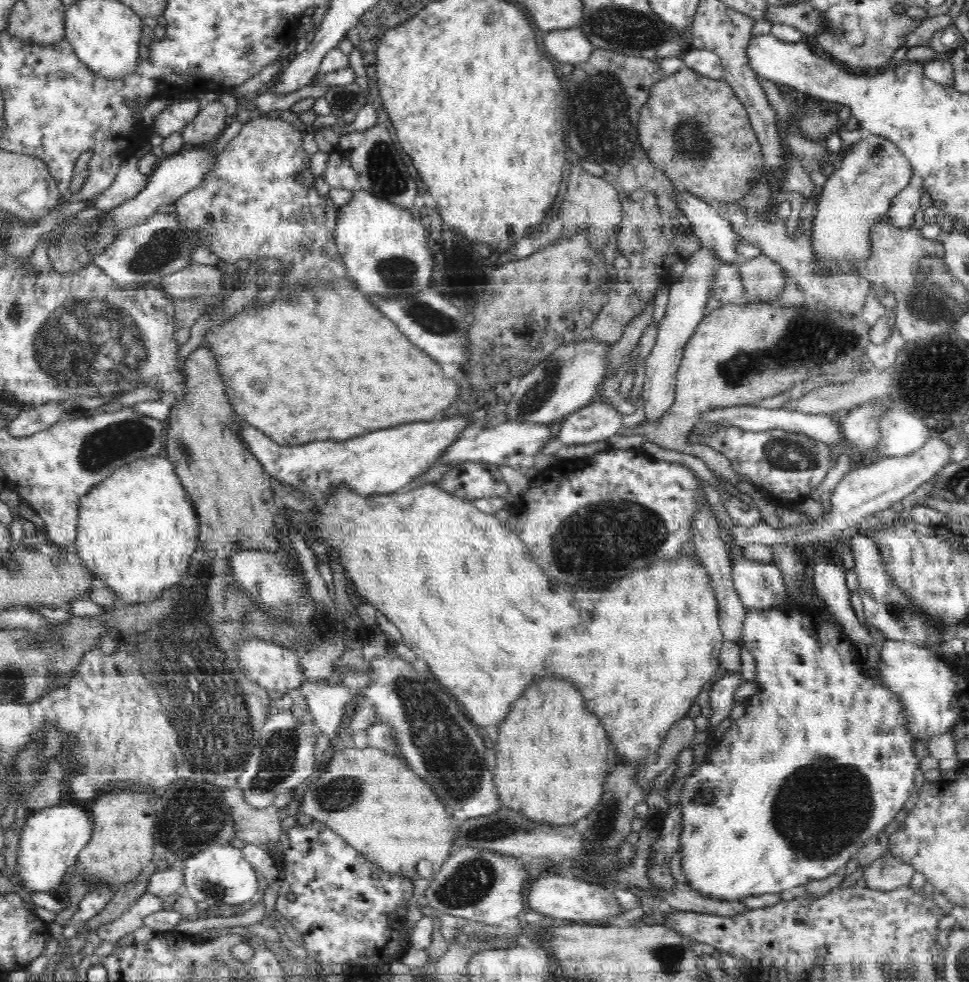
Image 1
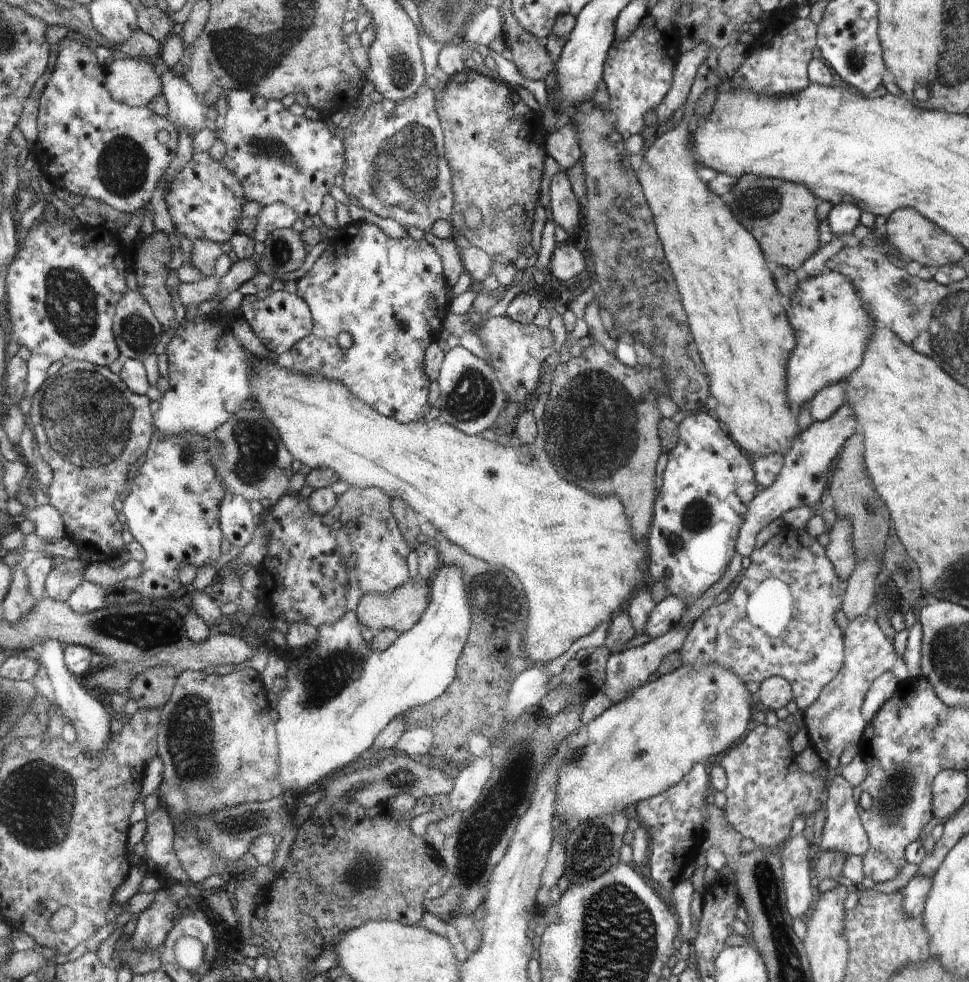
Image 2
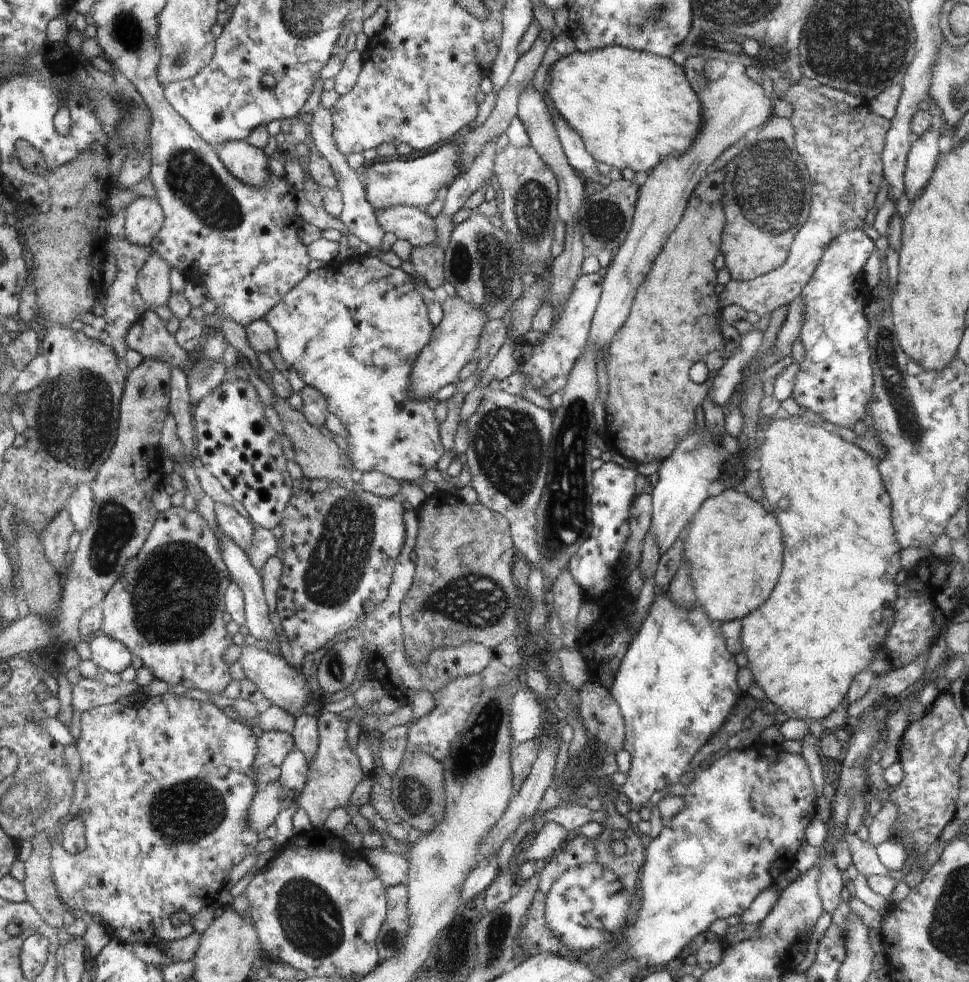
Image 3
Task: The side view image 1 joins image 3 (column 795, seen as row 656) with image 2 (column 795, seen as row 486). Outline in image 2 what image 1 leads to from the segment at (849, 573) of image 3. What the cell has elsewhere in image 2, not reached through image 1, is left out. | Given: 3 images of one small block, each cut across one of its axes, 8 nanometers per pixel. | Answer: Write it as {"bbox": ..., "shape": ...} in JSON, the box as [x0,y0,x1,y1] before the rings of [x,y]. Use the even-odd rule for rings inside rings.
{"bbox":[637,122,800,457],"shape":[[[681,122],[674,130],[653,140],[646,155],[637,158],[637,175],[655,216],[660,240],[667,252],[666,260],[672,266],[671,271],[676,272],[694,342],[711,377],[712,396],[718,401],[713,413],[725,424],[740,448],[750,455],[767,457],[780,453],[784,456],[782,453],[790,448],[800,432],[800,426],[788,408],[787,397],[787,364],[792,350],[798,346],[798,339],[780,306],[780,294],[766,268],[759,241],[743,224],[734,220],[712,188],[706,192],[706,184],[698,178],[695,158],[688,150],[688,131],[688,124]]]}

